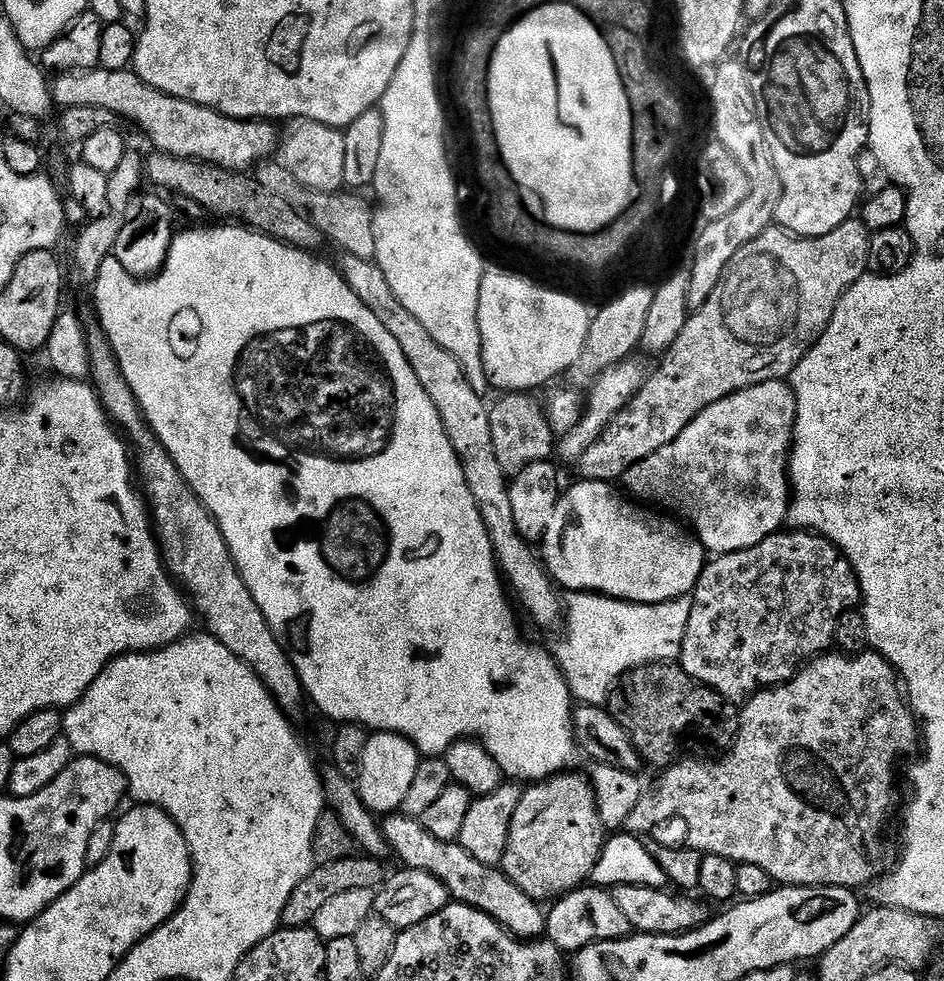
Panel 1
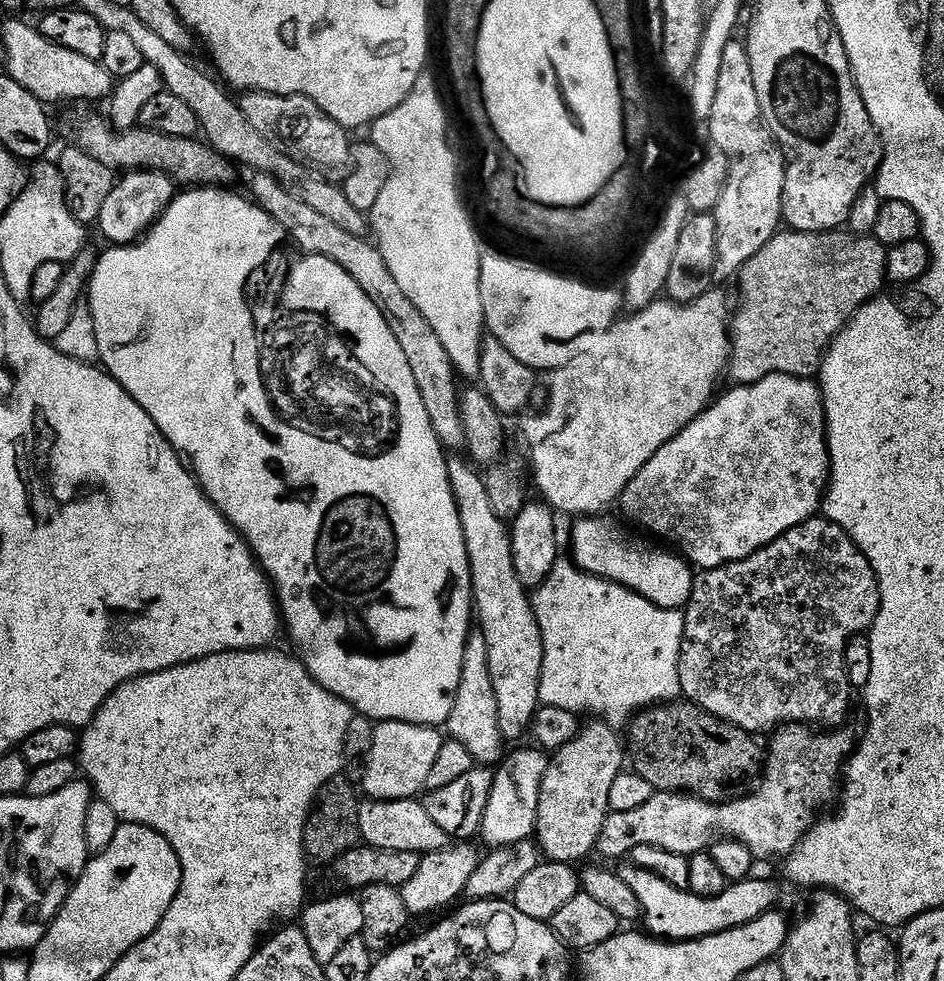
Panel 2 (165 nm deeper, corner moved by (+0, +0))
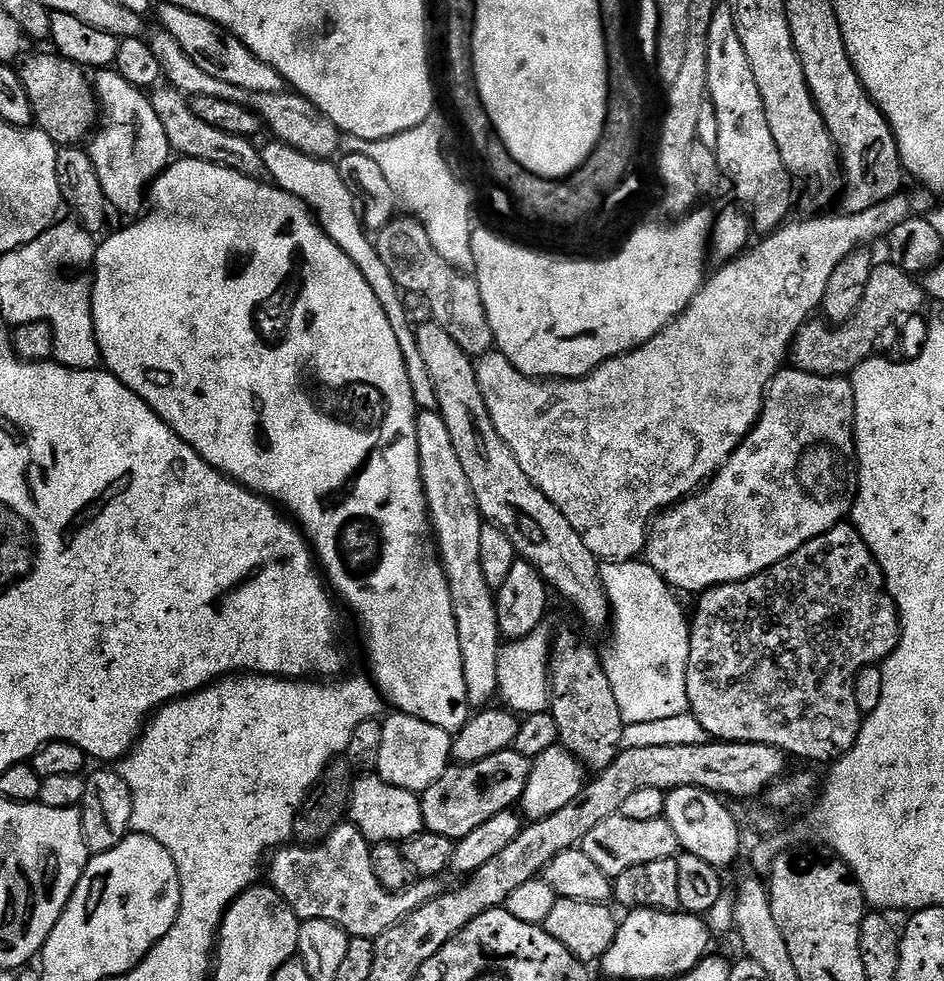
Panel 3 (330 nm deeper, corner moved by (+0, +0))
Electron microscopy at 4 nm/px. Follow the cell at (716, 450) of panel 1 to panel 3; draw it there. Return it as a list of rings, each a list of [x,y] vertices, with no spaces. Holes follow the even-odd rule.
[[[788,366],[777,372],[776,377],[768,385],[768,392],[764,395],[764,409],[756,424],[748,432],[747,438],[730,454],[728,461],[716,471],[715,476],[699,489],[695,494],[684,497],[679,504],[665,508],[659,516],[653,519],[648,530],[648,543],[644,545],[643,555],[646,562],[673,589],[681,593],[693,592],[699,594],[708,588],[716,588],[719,584],[733,584],[739,580],[750,578],[794,554],[806,542],[818,538],[823,532],[828,532],[835,524],[841,523],[851,513],[856,501],[856,435],[854,434],[854,390],[851,379],[842,376],[815,376],[809,372],[799,372],[797,368]]]

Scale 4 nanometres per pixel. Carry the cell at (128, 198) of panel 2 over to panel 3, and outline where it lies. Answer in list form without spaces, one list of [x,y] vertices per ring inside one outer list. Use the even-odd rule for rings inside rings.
[[[114,70],[101,71],[97,76],[100,77],[95,77],[94,87],[102,115],[98,120],[99,127],[91,137],[92,145],[88,144],[86,151],[94,162],[98,182],[102,182],[102,194],[108,199],[109,209],[113,213],[121,212],[124,216],[135,217],[145,207],[146,193],[152,181],[168,167],[174,153],[166,138],[166,130],[162,130],[162,122],[158,122],[158,114],[154,114],[151,99],[141,89],[130,86],[130,82],[126,82],[126,78],[122,78]]]

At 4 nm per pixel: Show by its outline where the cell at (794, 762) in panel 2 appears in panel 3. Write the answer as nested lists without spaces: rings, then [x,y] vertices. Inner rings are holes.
[[[622,815],[606,818],[586,834],[582,845],[585,854],[602,870],[602,874],[616,877],[630,866],[642,866],[642,862],[658,862],[658,858],[673,858],[677,855],[678,845],[670,822],[663,818],[650,822],[637,822],[634,818]]]

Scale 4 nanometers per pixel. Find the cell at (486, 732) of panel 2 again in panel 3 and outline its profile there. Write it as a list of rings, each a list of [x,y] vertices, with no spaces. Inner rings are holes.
[[[417,411],[416,433],[416,462],[422,474],[428,519],[434,533],[438,559],[446,574],[450,602],[454,602],[454,618],[458,622],[458,646],[462,646],[466,698],[473,709],[483,710],[498,696],[498,654],[502,647],[496,594],[482,575],[481,535],[486,521],[480,513],[478,498],[474,498],[474,490],[470,490],[466,469],[462,467],[462,461],[454,450],[450,429],[446,422],[442,422],[440,413]]]

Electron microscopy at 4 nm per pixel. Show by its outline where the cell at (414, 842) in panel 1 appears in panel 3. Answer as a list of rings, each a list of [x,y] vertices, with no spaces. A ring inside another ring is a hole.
[[[364,774],[361,778],[353,779],[352,797],[348,803],[350,822],[364,837],[369,845],[400,844],[412,840],[425,831],[422,818],[420,796],[415,792],[407,792],[398,786],[390,786],[379,774]]]

